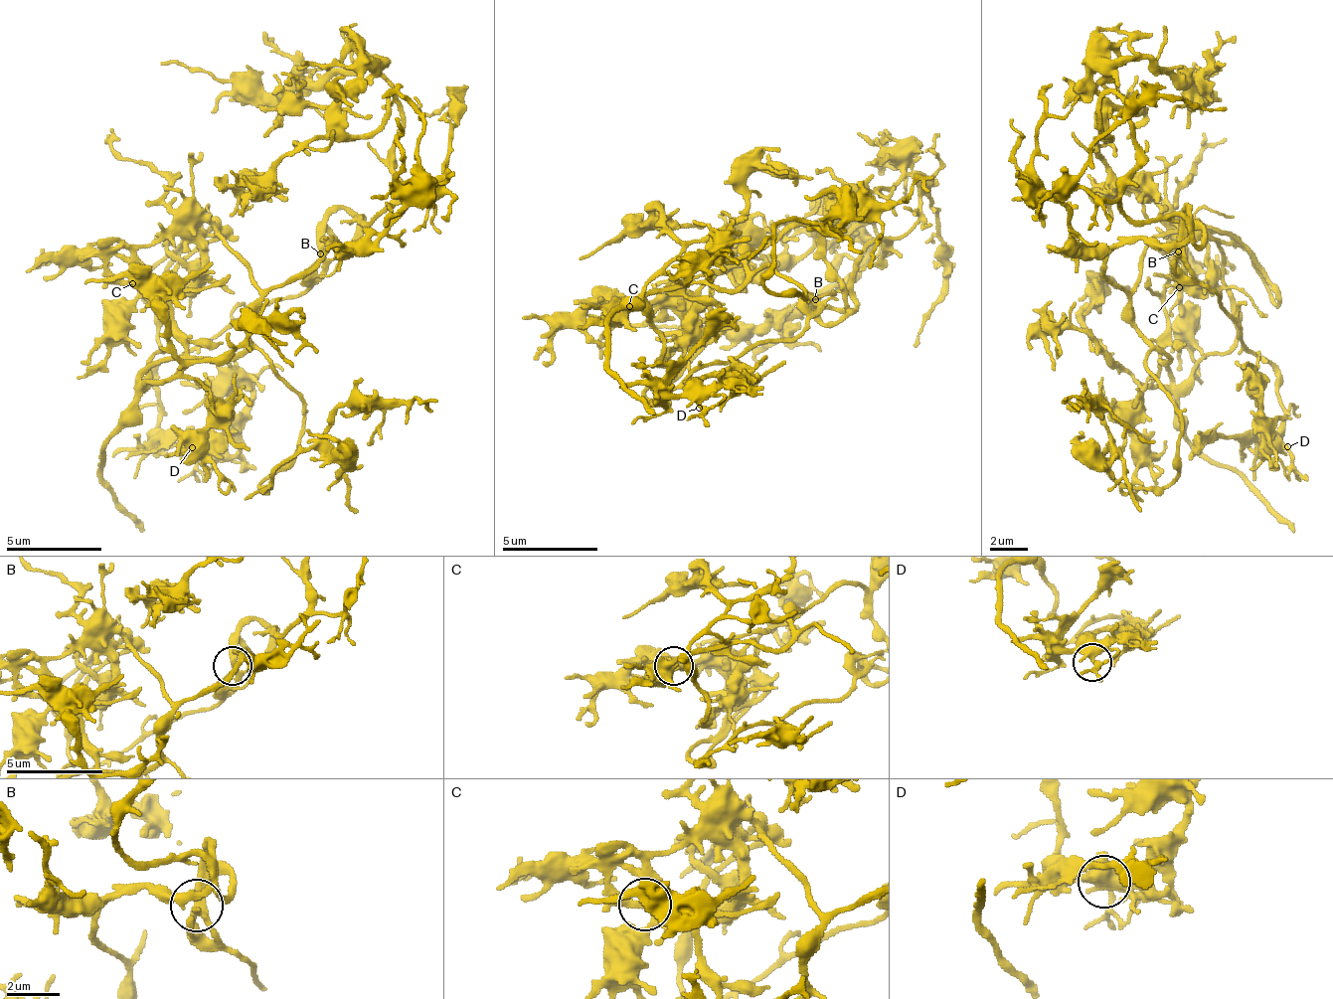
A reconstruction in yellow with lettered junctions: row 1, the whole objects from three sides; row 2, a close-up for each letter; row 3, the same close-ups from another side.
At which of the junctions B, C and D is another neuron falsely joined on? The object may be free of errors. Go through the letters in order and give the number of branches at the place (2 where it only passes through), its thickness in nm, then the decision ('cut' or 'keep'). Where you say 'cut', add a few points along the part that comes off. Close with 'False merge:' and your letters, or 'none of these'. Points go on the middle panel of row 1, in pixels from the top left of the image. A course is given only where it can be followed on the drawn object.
B: 4 branches meet; 280 nm thick; keep
C: 5 branches meet; 340 nm thick; keep
D: 4 branches meet; 360 nm thick; keep
False merge: none of these

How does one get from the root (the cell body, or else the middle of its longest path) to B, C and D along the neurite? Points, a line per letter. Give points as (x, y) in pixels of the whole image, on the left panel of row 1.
B: (327, 247), (336, 238), (344, 249), (344, 252), (339, 257), (329, 258), (320, 253)
C: (327, 247), (308, 270), (264, 290), (221, 234), (206, 220), (191, 220), (134, 253), (139, 277), (134, 282)
D: (327, 247), (336, 238), (344, 252), (294, 297), (261, 302), (159, 366), (158, 432), (192, 447)

